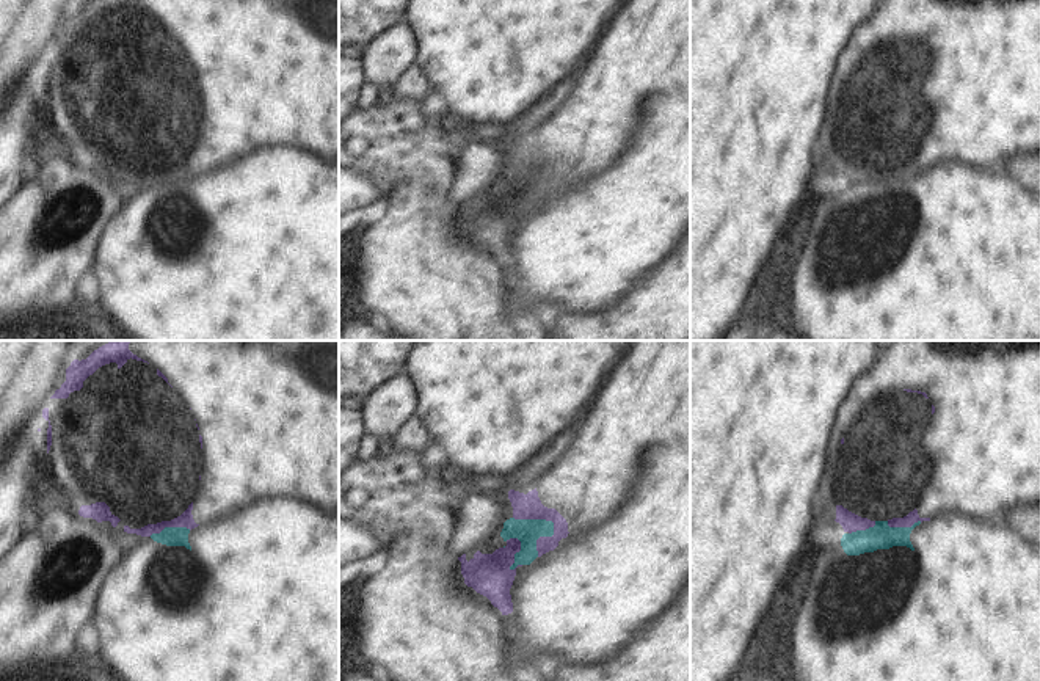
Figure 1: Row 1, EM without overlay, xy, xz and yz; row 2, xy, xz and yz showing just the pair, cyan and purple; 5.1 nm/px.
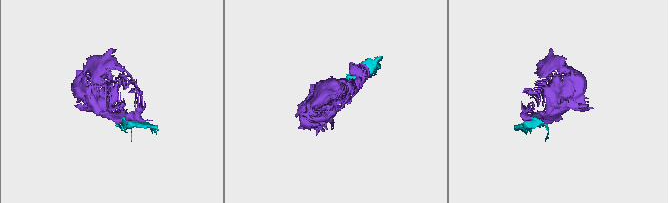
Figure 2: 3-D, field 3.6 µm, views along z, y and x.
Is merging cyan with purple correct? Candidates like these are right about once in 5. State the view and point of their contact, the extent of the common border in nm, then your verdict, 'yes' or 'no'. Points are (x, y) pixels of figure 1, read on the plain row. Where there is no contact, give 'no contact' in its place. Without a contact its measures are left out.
meets cyan in xz at (552, 173); contact 240 nm long; no

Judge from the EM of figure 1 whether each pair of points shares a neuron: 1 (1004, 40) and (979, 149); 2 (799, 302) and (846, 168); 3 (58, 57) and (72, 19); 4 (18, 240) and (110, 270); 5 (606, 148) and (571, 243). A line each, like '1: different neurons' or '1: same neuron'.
1: same neuron
2: different neurons
3: same neuron
4: different neurons
5: different neurons

